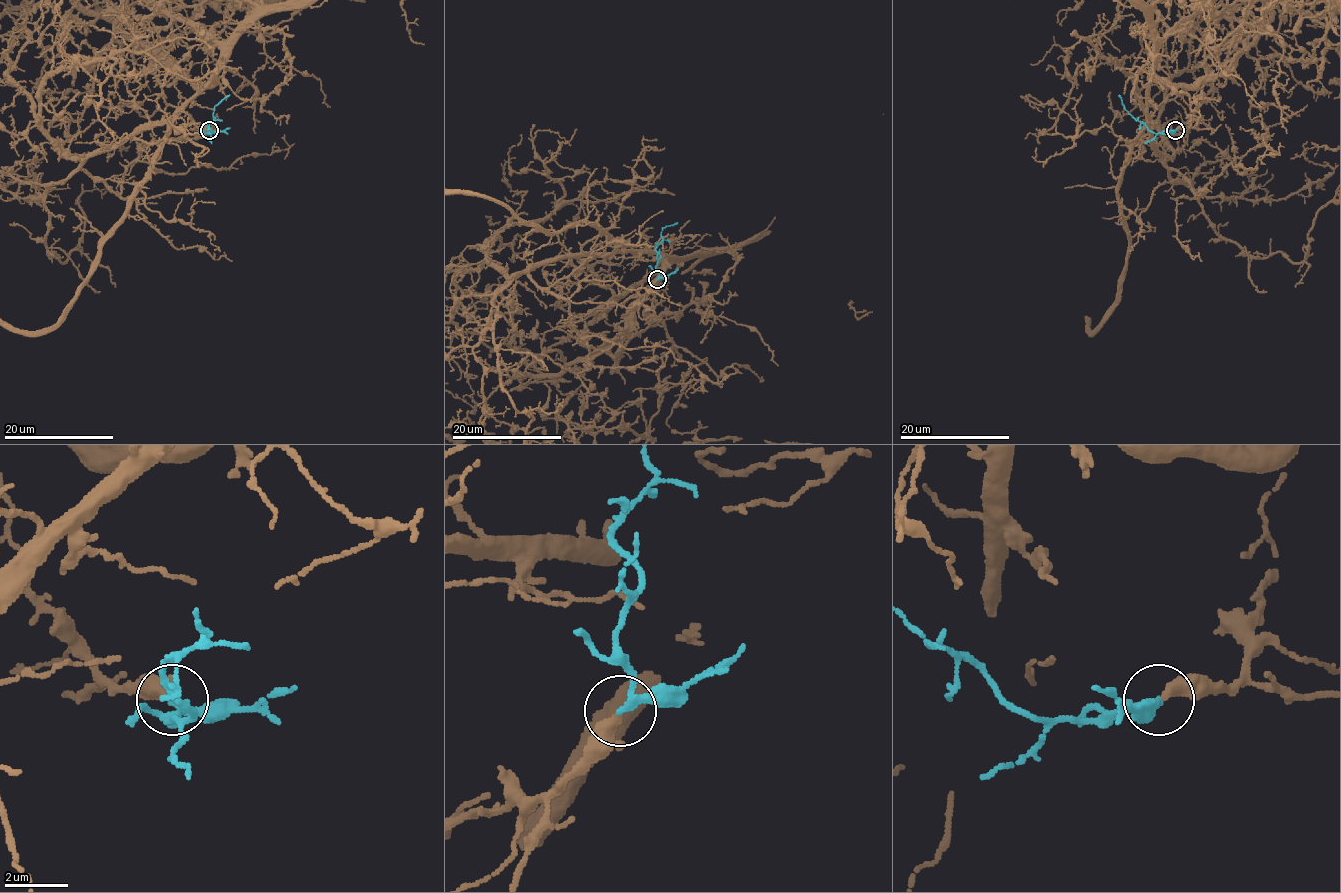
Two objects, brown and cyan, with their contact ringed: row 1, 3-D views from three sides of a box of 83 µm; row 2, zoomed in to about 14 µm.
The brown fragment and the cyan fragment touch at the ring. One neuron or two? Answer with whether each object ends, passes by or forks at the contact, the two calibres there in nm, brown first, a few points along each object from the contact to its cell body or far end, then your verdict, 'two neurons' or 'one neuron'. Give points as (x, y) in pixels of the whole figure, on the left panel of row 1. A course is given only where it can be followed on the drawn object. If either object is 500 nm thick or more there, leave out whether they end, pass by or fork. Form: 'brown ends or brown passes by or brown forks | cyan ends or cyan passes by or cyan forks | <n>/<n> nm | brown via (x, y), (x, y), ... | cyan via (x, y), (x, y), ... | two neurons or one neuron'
brown passes by | cyan passes by | 280/190 nm | brown via (209, 130), (151, 71), (173, 20), (217, 73), (70, 309), (18, 331) | cyan via (209, 130), (208, 133), (212, 133), (208, 127), (214, 119), (214, 108), (230, 94) | one neuron

